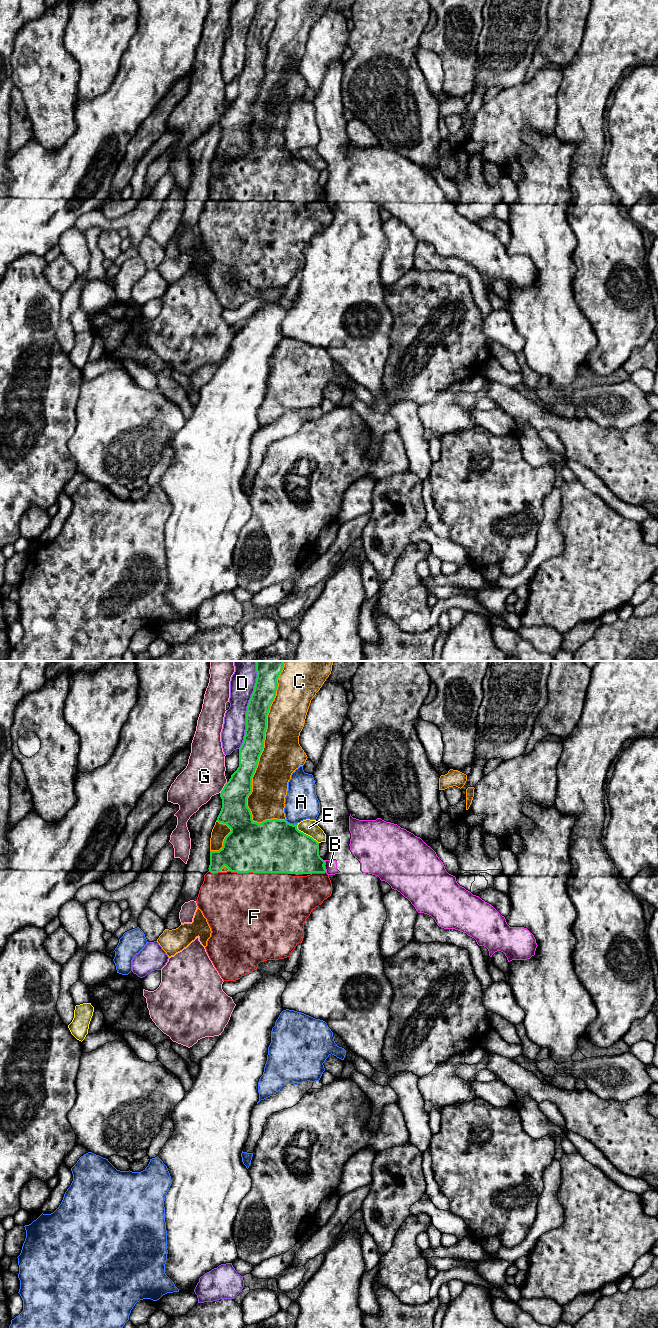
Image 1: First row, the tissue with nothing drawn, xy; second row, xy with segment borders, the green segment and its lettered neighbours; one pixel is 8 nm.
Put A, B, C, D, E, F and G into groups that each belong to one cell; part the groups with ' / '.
A / B / C / D / E / F / G

